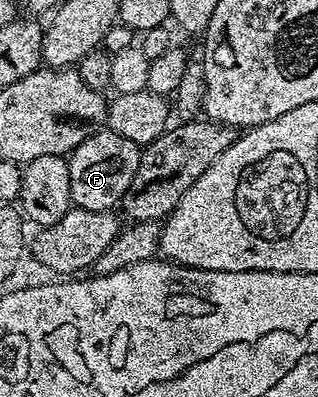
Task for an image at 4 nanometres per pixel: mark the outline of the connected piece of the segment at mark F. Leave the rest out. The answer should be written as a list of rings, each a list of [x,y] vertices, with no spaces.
[[[99,129],[88,133],[84,142],[66,159],[69,192],[72,203],[80,210],[114,211],[126,196],[129,184],[133,184],[141,148],[133,140],[125,140],[125,136],[117,136],[117,132]]]

